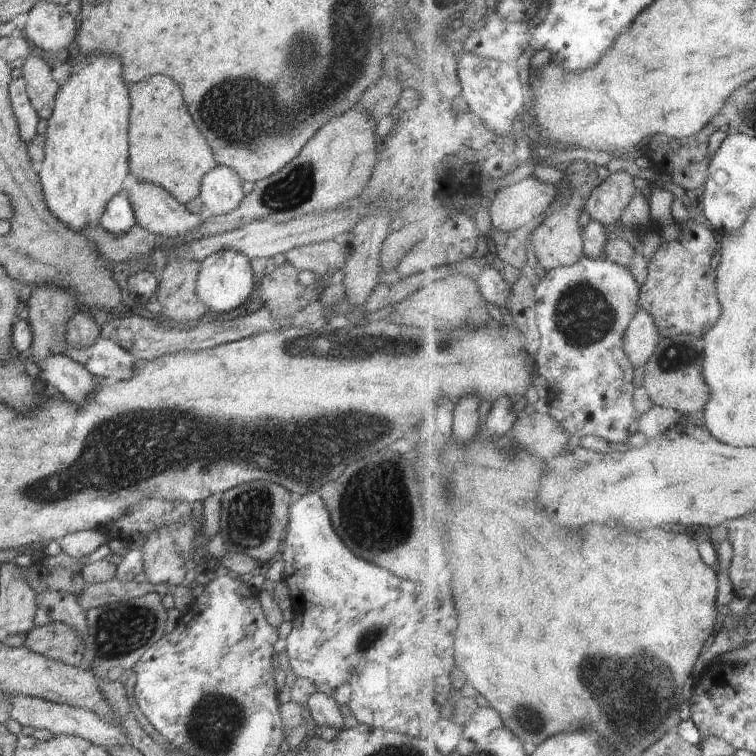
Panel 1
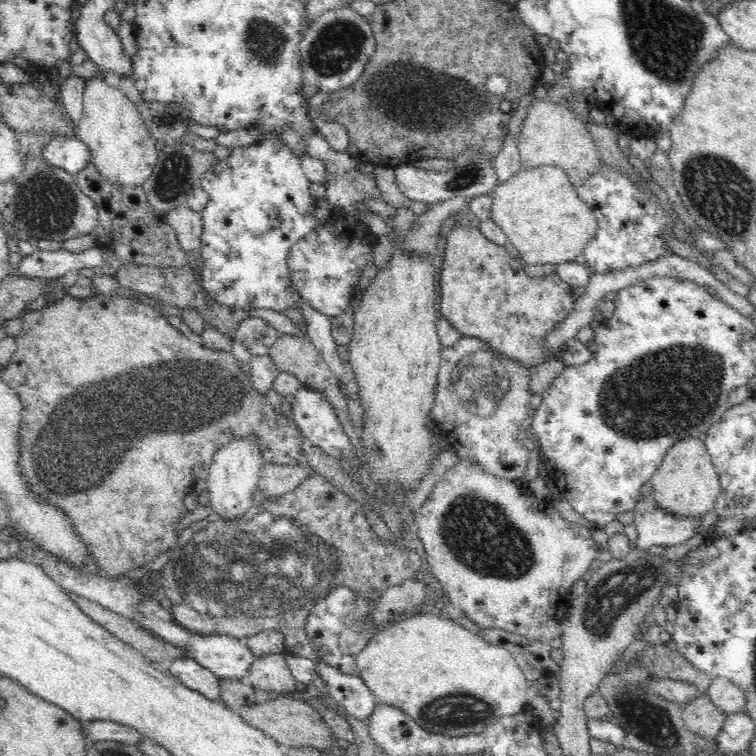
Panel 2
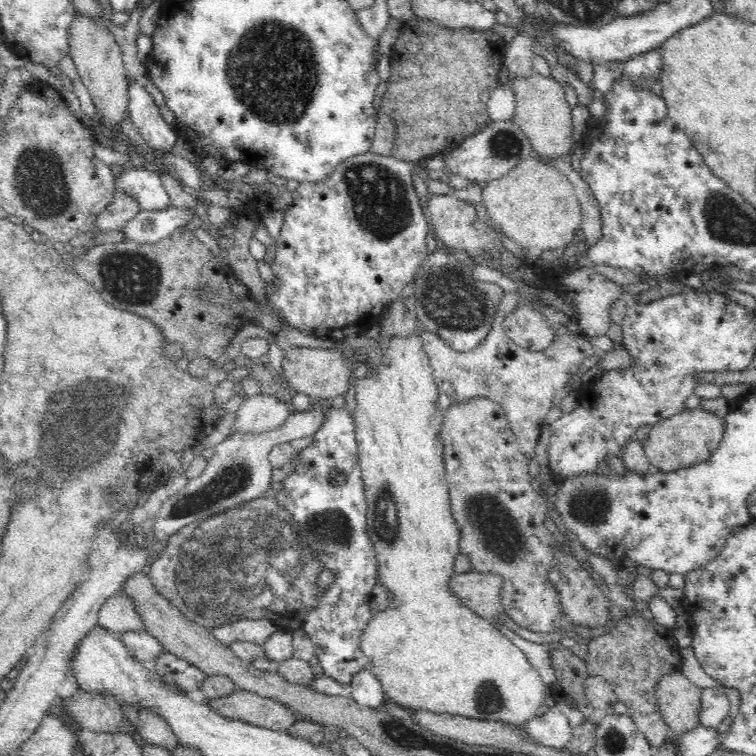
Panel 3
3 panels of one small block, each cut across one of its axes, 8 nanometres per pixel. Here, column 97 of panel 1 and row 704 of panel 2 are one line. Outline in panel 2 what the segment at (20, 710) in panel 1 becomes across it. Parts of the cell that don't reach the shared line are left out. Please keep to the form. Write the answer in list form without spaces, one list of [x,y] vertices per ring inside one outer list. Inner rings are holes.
[[[723,677],[714,679],[706,691],[711,701],[726,715],[745,710],[746,697],[738,686]]]

